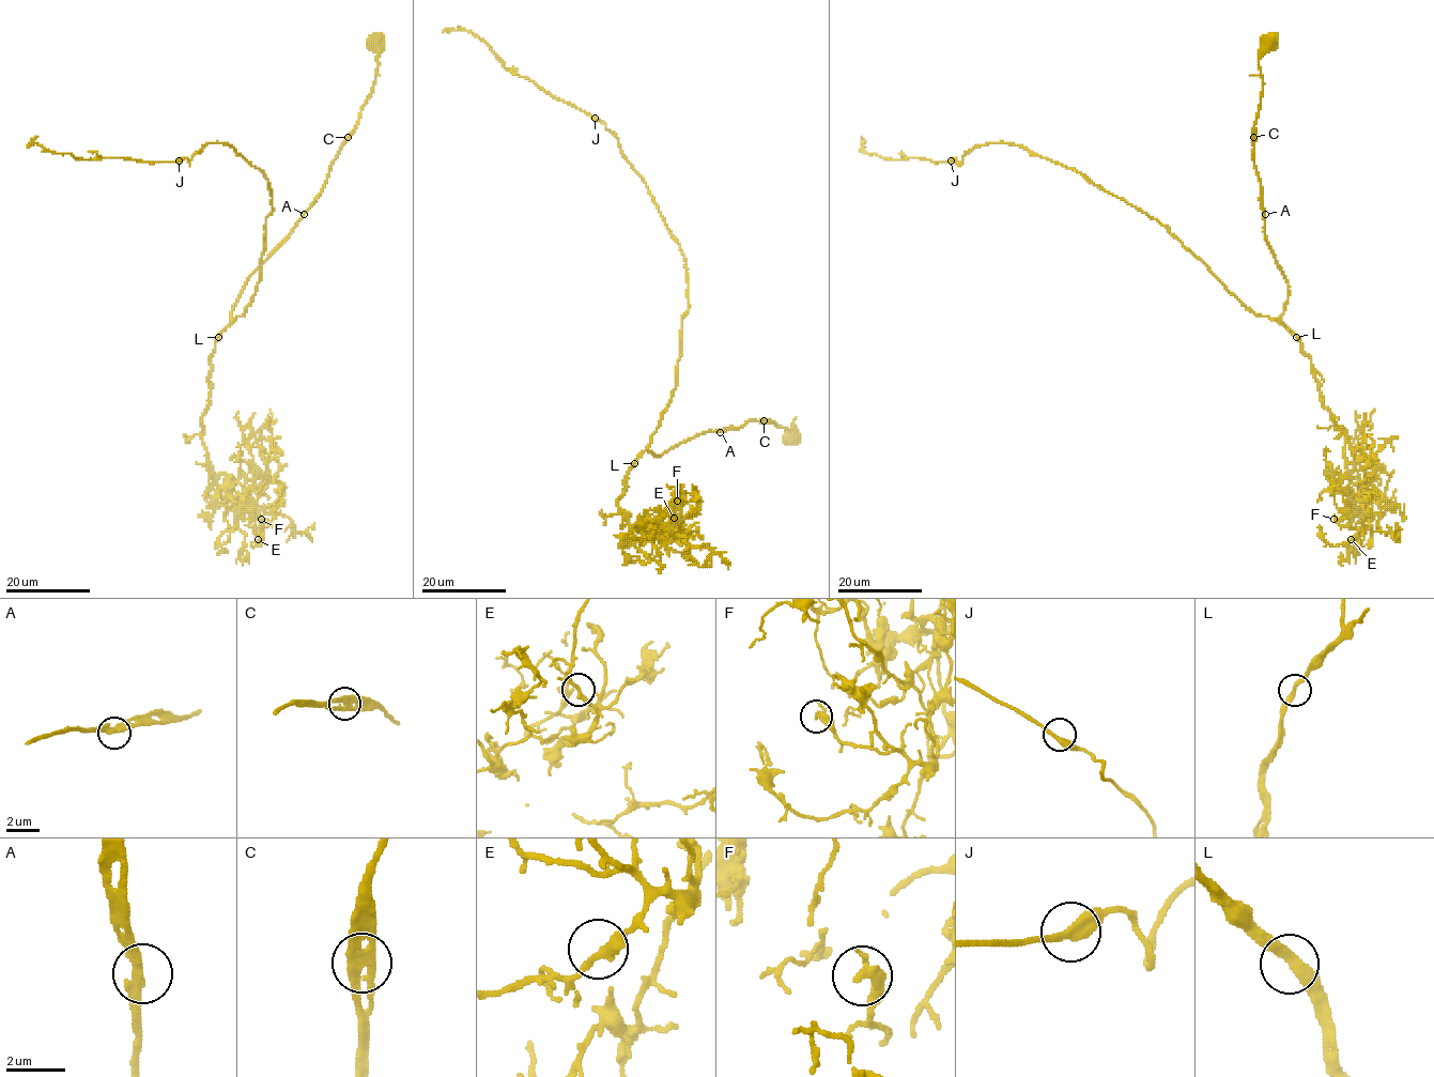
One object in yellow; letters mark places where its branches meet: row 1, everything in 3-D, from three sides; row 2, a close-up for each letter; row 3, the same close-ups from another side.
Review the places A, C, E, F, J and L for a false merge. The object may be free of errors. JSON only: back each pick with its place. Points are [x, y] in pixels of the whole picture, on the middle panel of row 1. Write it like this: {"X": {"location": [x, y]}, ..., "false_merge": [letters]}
{"false_merge": []}

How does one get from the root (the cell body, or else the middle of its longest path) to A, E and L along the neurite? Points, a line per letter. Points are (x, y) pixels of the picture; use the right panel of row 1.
A: (1273, 42), (1259, 60), (1263, 87), (1253, 140), (1253, 164), (1265, 214)
E: (1273, 42), (1253, 140), (1264, 234), (1289, 287), (1281, 322), (1362, 486), (1351, 539)
L: (1273, 42), (1259, 60), (1263, 87), (1253, 164), (1265, 240), (1289, 287), (1281, 322), (1296, 337)

